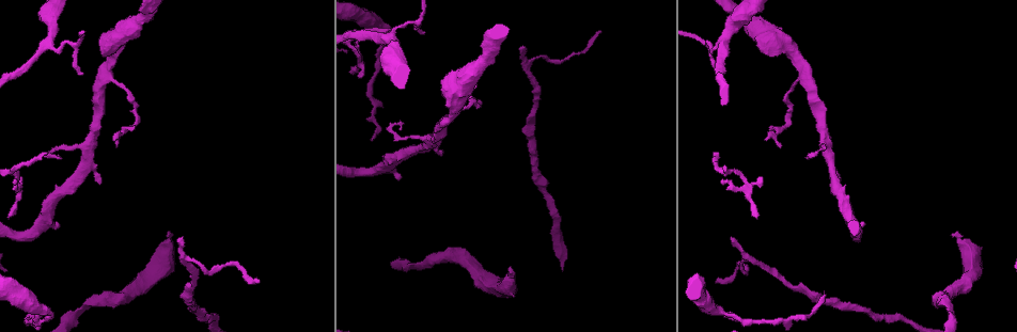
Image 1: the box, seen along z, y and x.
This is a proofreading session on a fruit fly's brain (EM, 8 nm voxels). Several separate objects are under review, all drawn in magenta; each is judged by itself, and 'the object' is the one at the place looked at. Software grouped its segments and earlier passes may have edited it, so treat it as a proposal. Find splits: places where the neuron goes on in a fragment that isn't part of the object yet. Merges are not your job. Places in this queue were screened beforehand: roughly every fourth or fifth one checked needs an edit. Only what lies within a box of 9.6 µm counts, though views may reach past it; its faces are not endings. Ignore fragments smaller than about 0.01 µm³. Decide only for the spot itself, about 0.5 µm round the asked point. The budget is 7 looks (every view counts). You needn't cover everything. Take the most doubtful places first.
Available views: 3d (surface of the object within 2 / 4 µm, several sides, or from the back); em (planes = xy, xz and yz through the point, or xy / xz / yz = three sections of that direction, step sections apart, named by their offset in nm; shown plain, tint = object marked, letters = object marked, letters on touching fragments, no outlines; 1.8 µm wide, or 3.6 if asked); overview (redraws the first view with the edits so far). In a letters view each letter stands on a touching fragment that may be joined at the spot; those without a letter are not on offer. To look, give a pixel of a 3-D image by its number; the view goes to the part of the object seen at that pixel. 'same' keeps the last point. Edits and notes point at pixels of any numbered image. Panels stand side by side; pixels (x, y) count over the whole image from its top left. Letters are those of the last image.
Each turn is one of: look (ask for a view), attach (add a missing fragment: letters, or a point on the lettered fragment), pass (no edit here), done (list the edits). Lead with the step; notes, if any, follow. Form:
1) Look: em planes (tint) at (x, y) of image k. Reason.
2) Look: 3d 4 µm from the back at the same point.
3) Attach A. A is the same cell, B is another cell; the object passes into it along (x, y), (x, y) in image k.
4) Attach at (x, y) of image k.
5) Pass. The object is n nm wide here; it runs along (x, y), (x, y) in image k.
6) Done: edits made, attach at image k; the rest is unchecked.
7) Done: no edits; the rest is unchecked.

Look: 3d 4 µm at (732, 237) of image 1. Thin end.

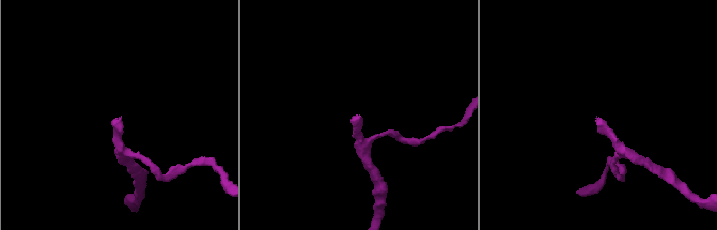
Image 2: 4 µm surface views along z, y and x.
Look: em planes (letters) at (357, 114) of image 2. Shape alone is not enough.

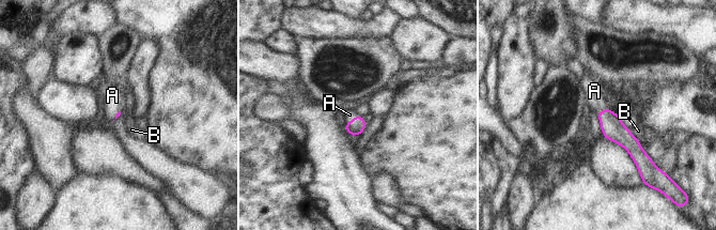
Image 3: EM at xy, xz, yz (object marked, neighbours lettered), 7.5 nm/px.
Attach A. A is the same cell, B is another cell; the object passes into it along (355, 126), (351, 120), (349, 114) in image 3; the neuron continues.

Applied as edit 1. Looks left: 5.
Look: overview.

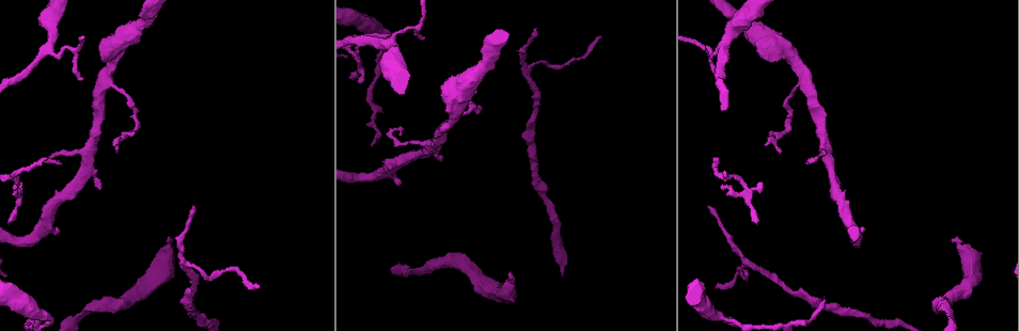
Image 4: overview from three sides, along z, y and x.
Look: 3d 2 µm at (715, 159) of image 4. Branch stops here.

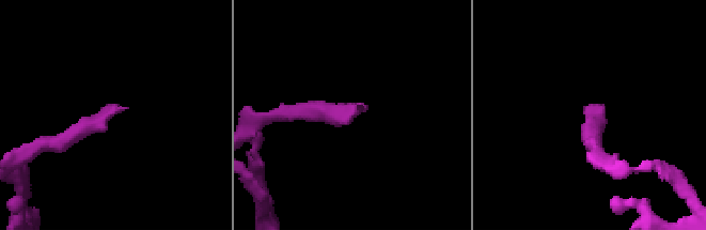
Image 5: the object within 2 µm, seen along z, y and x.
Look: em planes (plain) at (362, 107) of image 5. Shape alone is not enough.

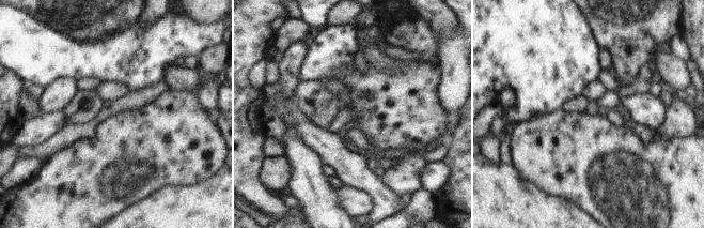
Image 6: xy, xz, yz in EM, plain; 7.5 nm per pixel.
Look: em planes (letters) at the same point.

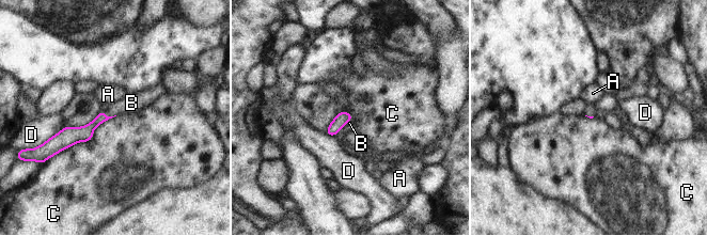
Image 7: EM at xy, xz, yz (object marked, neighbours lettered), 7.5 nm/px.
Attach B. B is the same cell, A, C and D are other cells; the object passes into it along (84, 134), (110, 116), (131, 103) in image 7; it goes on there.

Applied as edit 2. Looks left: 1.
Done: edits made, attach at image 3, attach at image 7; the rest is unchecked.

